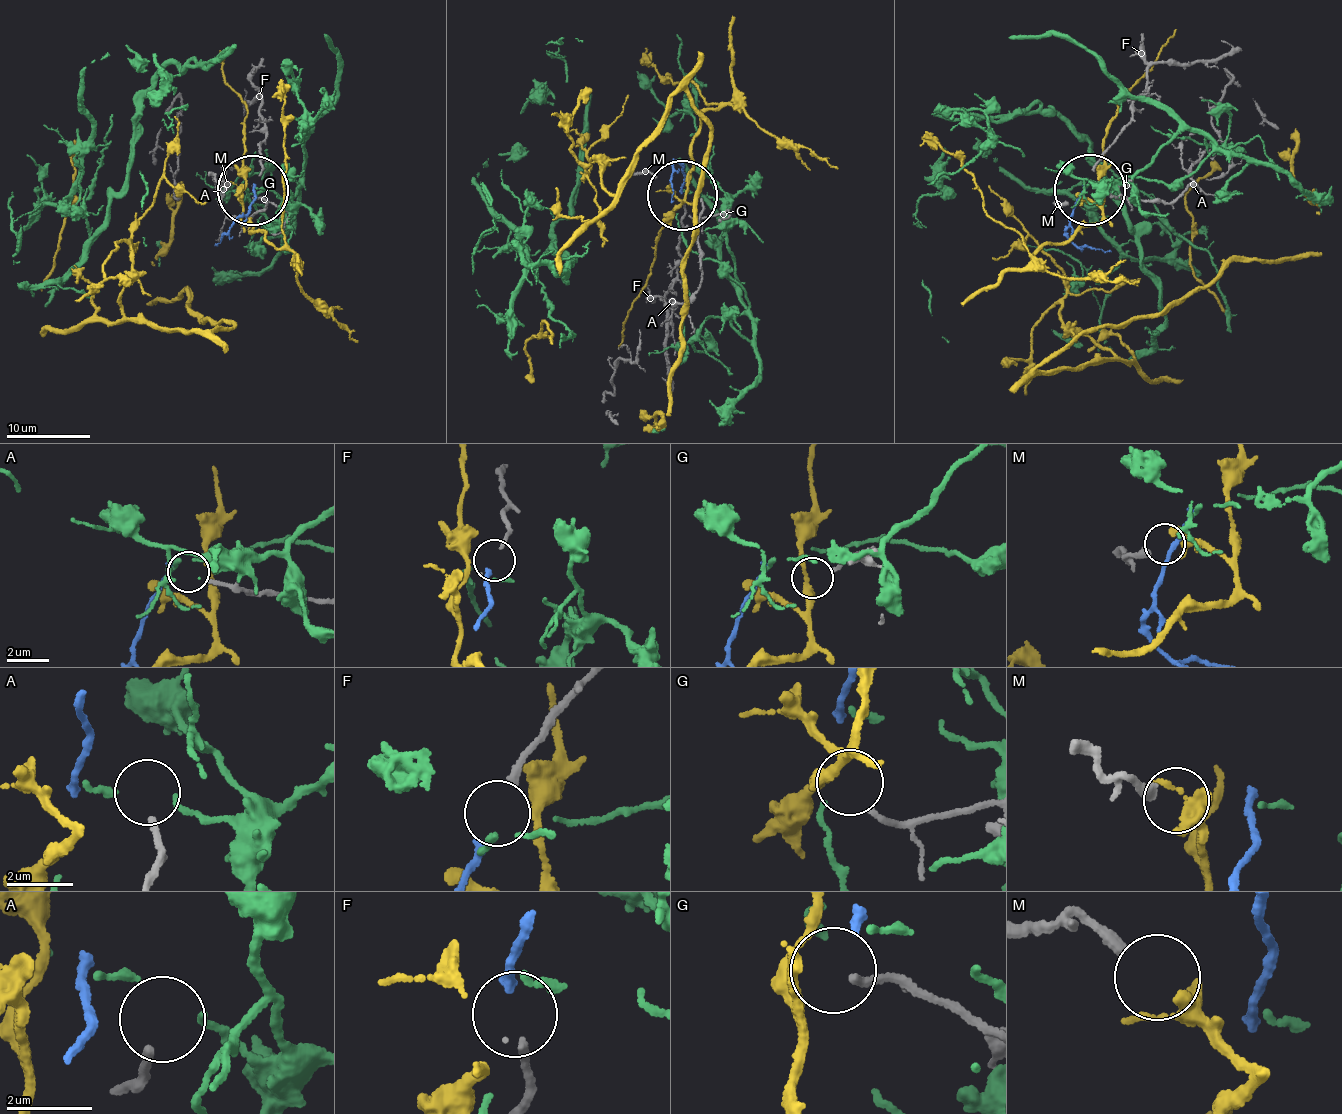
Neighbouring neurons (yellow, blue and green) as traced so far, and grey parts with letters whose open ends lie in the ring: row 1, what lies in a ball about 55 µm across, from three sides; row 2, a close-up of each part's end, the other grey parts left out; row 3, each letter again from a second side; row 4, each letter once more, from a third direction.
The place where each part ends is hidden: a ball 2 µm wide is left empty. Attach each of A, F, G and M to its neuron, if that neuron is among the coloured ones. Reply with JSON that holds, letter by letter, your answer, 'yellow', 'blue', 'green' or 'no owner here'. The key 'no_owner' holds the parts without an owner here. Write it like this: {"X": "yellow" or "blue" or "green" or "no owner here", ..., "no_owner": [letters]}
{"A": "no owner here", "F": "blue", "G": "no owner here", "M": "yellow", "no_owner": ["A", "G"]}

